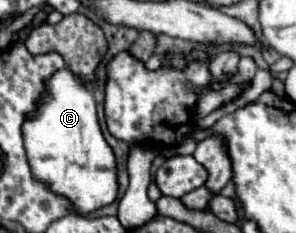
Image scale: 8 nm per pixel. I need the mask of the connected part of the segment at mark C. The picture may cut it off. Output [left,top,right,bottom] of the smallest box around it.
[23,68,119,216]

